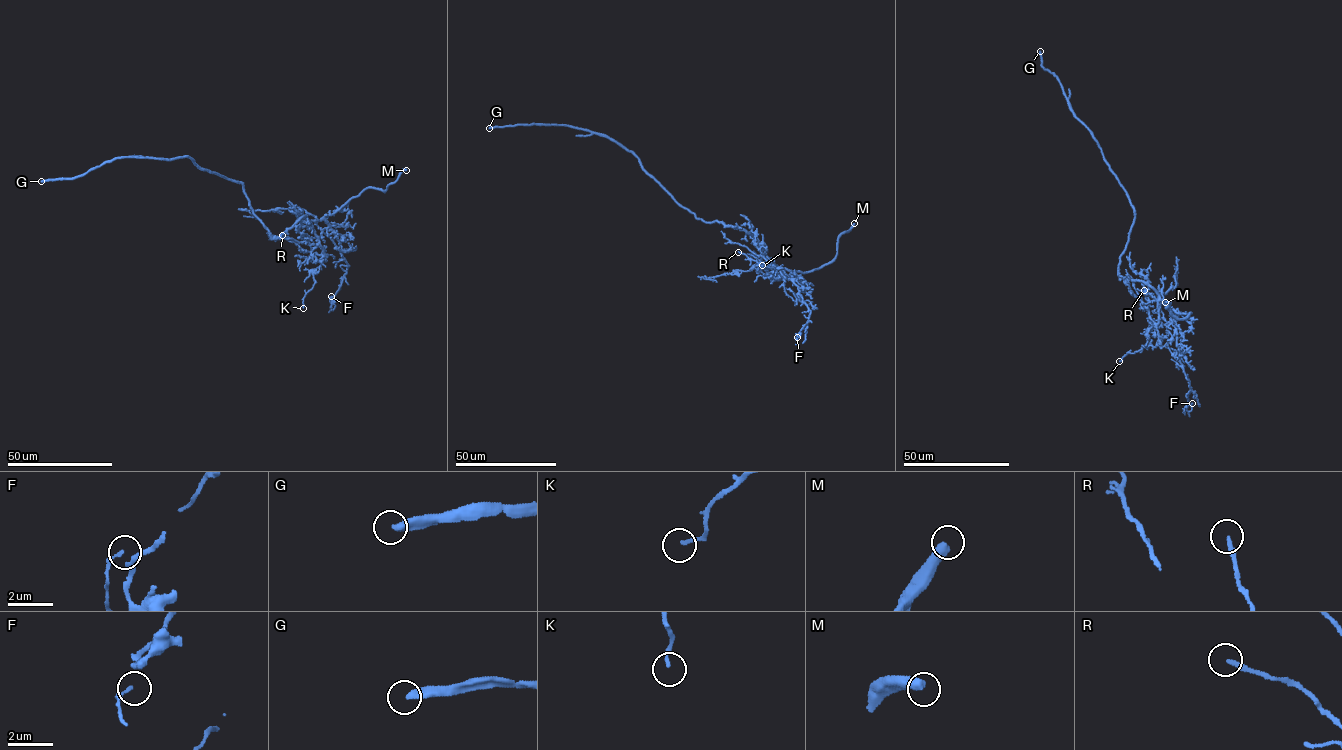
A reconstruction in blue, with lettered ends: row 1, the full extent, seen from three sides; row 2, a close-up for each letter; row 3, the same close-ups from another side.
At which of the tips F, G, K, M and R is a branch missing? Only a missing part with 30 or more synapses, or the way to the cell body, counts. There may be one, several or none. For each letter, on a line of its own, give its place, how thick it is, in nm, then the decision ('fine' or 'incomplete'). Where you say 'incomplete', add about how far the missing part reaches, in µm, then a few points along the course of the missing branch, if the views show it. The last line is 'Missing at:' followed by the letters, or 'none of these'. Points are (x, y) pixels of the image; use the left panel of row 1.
F: at (331, 296); 80 nm thick; fine
G: at (41, 181); 360 nm thick; incomplete; about 250 µm are missing
K: at (303, 308); 130 nm thick; fine
M: at (406, 170); 440 nm thick; incomplete; about 15 µm are missing
R: at (282, 235); 200 nm thick; fine
Missing at: G, M

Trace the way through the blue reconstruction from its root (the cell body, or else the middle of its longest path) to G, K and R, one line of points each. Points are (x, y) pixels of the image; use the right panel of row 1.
G: (1130, 229), (1134, 210), (1127, 192), (1104, 159), (1098, 142), (1075, 116), (1056, 75), (1042, 66), (1040, 51)
K: (1130, 229), (1120, 256), (1119, 277), (1143, 281), (1158, 295), (1158, 340), (1156, 346), (1127, 353), (1119, 361)
R: (1130, 229), (1120, 256), (1119, 277), (1142, 281), (1155, 290), (1158, 297), (1158, 322), (1152, 326), (1144, 290)

